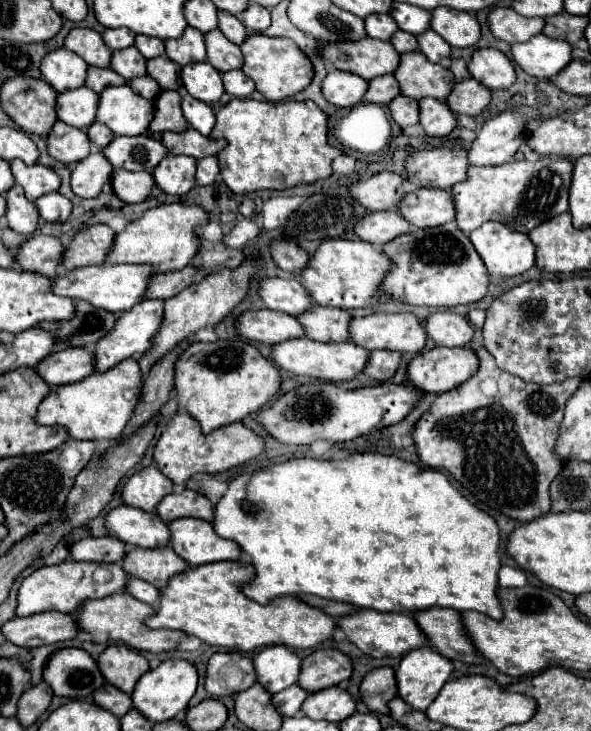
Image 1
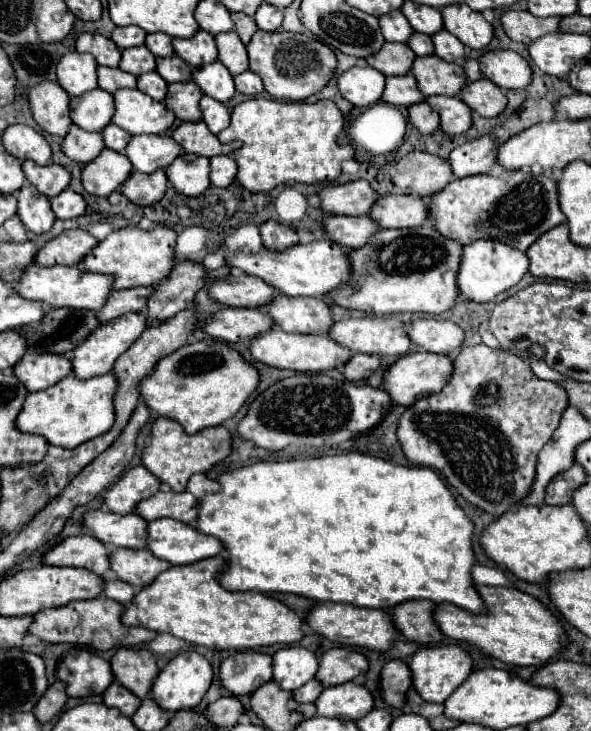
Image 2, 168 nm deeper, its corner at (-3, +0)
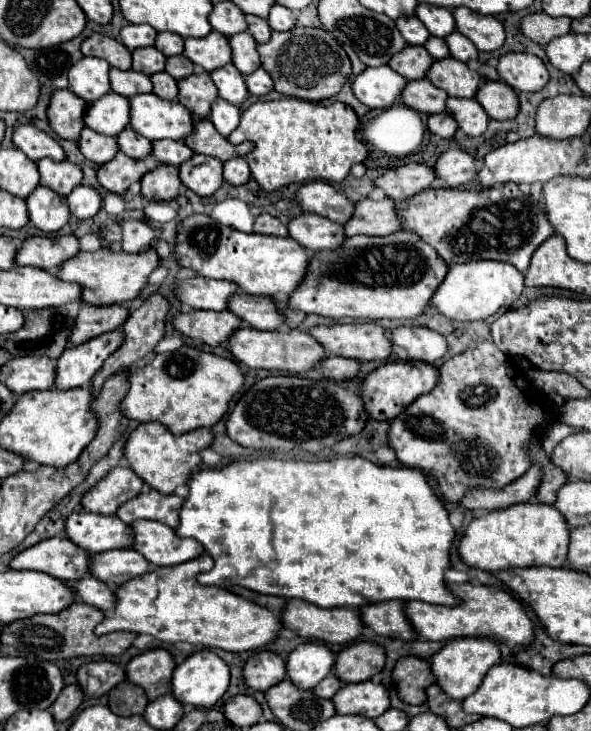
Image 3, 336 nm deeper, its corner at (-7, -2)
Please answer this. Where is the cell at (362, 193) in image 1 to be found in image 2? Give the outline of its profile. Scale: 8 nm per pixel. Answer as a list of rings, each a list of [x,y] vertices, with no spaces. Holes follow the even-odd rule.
[[[352,181],[342,185],[326,185],[318,189],[320,209],[332,215],[366,215],[376,201],[376,193],[368,181]]]

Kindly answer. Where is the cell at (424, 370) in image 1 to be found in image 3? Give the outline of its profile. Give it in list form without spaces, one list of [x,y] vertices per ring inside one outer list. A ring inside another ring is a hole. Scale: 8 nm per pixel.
[[[388,361],[370,375],[364,377],[360,395],[366,403],[366,411],[372,419],[378,421],[392,421],[406,409],[410,403],[414,403],[422,393],[430,393],[438,385],[438,367],[426,361]]]

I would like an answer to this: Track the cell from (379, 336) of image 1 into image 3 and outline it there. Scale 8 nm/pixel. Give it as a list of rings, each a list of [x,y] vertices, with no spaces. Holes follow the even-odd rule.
[[[336,323],[312,327],[310,335],[324,345],[330,355],[358,361],[386,361],[392,355],[390,333],[378,323]]]

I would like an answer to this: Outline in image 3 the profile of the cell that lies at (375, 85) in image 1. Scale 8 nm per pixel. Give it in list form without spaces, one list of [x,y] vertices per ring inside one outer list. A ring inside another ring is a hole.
[[[418,79],[418,81],[408,81],[402,95],[402,103],[418,113],[442,113],[446,109],[446,99],[448,95],[442,89],[436,89],[428,79]]]

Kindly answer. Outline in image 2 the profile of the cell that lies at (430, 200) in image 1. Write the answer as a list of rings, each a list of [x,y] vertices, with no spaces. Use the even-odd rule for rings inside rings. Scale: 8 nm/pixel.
[[[382,195],[368,211],[368,217],[382,229],[408,229],[426,221],[426,201],[412,195]]]

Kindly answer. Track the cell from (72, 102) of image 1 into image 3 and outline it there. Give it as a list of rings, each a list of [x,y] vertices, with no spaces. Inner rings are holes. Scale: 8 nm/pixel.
[[[106,93],[86,107],[84,123],[102,135],[118,135],[130,121],[128,99],[116,93]]]

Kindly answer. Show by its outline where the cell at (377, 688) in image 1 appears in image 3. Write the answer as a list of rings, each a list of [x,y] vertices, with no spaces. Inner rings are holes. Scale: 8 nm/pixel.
[[[400,657],[392,671],[392,679],[396,683],[398,697],[408,705],[422,705],[426,701],[426,687],[434,683],[428,661],[418,657]]]

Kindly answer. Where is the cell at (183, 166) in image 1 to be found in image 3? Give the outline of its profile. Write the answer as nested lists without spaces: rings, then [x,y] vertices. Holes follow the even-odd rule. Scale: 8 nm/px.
[[[192,155],[180,165],[180,181],[196,195],[214,195],[222,185],[222,163],[214,157]]]

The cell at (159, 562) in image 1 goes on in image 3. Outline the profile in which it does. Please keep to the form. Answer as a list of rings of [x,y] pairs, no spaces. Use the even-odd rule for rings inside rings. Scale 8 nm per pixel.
[[[114,549],[96,553],[90,561],[90,571],[96,579],[120,587],[152,571],[152,565],[134,549]]]

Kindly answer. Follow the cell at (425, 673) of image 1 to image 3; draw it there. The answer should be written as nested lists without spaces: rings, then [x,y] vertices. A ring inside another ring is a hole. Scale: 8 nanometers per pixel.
[[[452,639],[448,641],[448,645],[444,645],[430,657],[430,669],[434,673],[436,685],[442,687],[448,697],[462,701],[478,689],[486,671],[498,661],[500,661],[500,649],[490,639]]]

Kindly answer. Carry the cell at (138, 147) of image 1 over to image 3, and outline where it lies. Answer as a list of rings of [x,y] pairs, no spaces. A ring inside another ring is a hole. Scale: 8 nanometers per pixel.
[[[162,139],[162,141],[152,141],[152,151],[150,157],[158,161],[158,165],[180,165],[192,157],[192,149],[186,147],[182,141],[172,141],[172,139]]]

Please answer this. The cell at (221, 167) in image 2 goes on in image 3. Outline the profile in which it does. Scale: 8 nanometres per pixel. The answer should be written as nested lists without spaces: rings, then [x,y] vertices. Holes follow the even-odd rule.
[[[236,157],[224,163],[224,181],[230,185],[244,185],[250,179],[250,167],[244,157]]]

